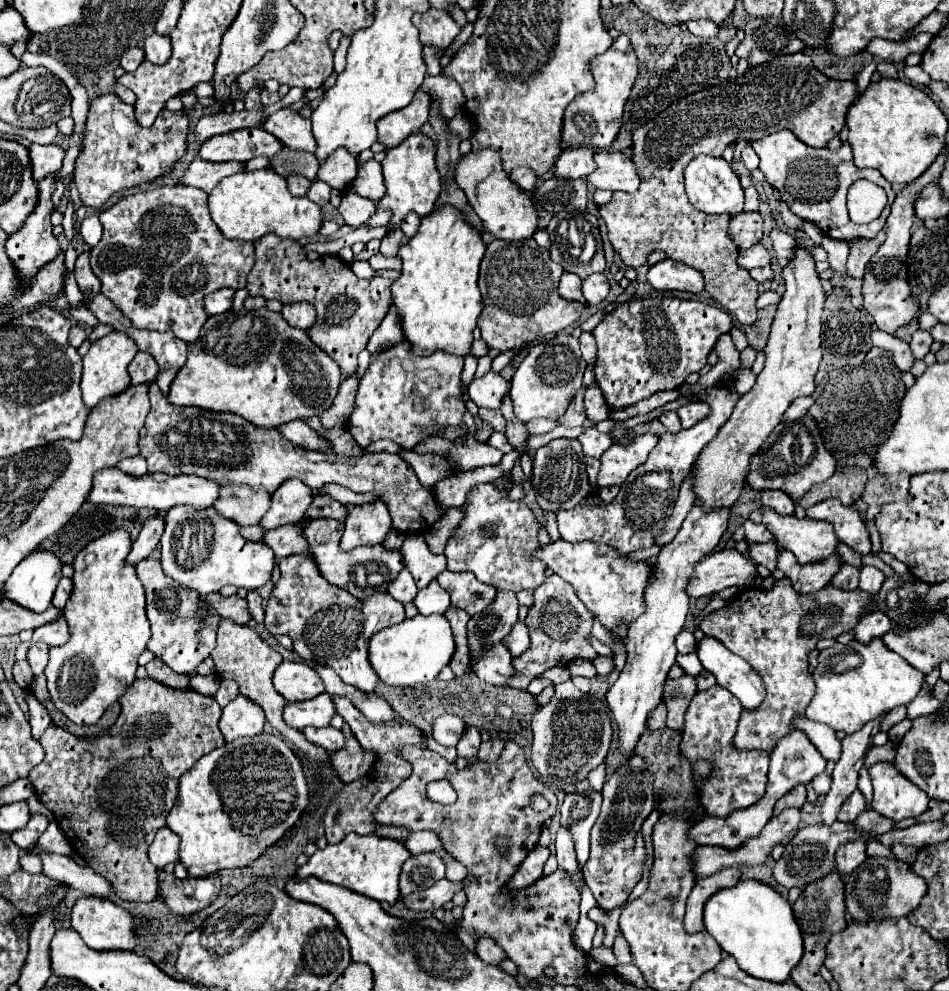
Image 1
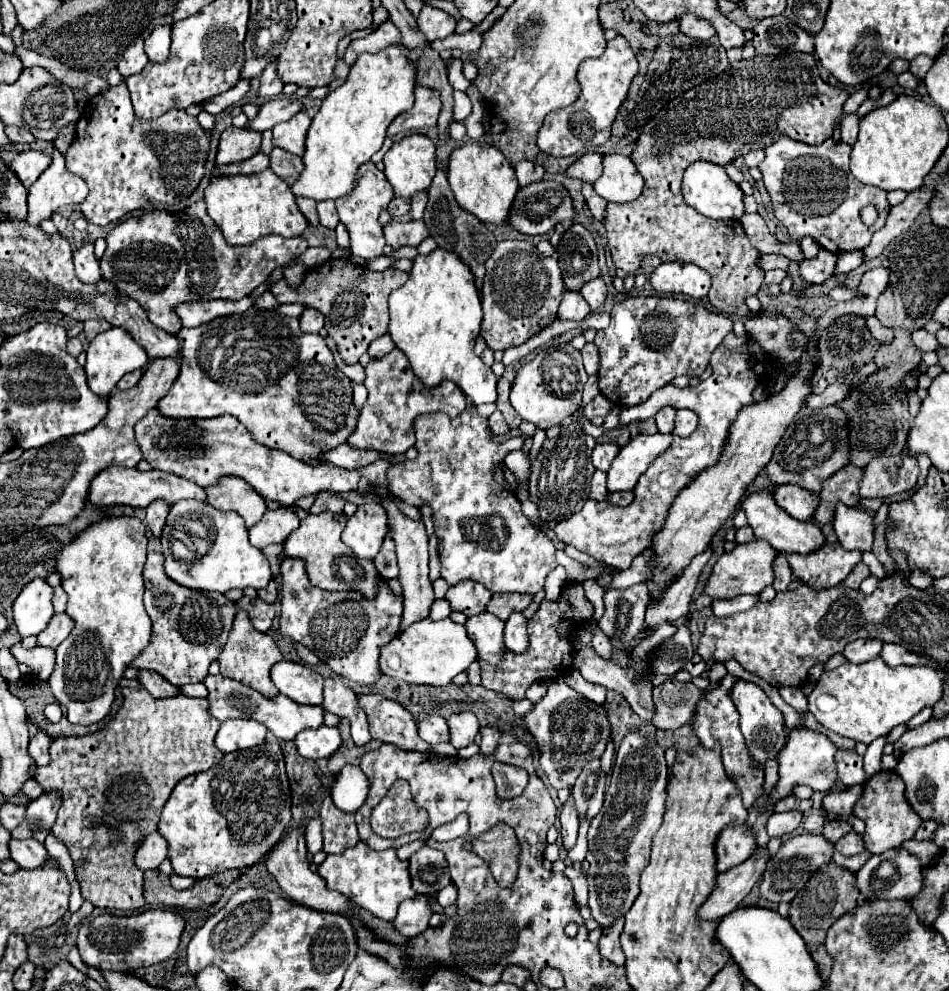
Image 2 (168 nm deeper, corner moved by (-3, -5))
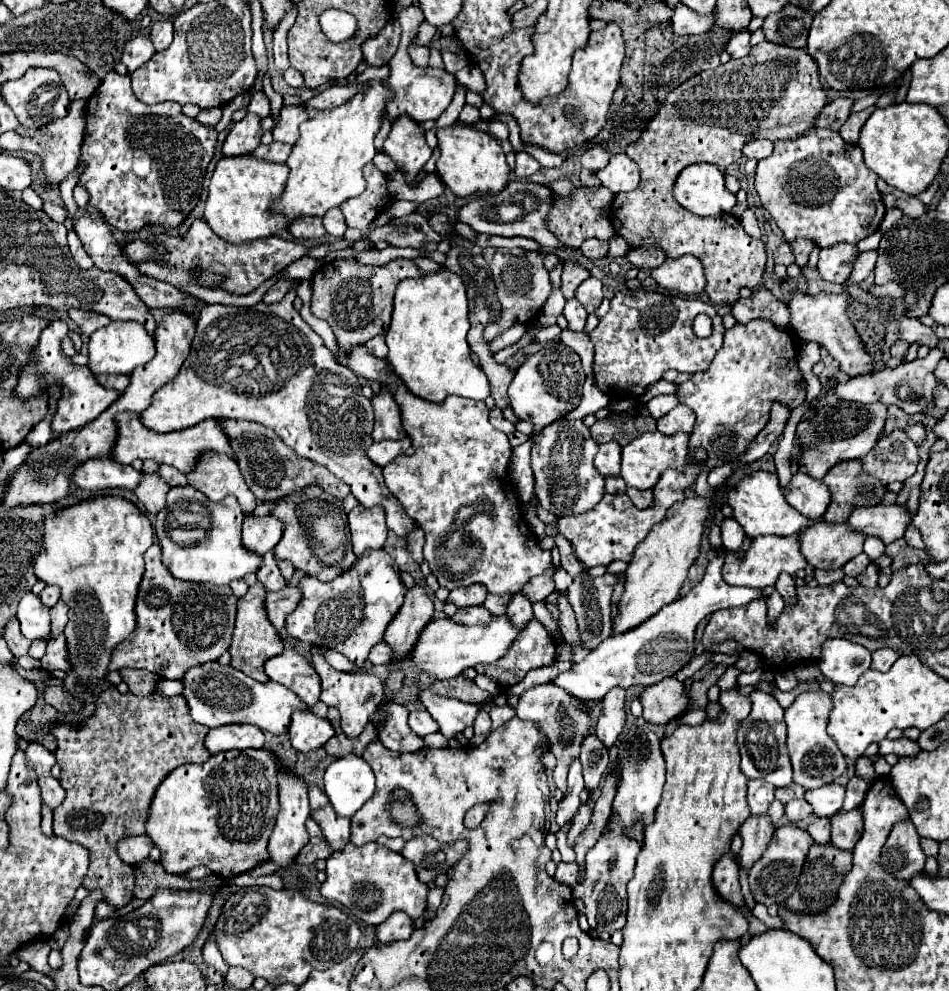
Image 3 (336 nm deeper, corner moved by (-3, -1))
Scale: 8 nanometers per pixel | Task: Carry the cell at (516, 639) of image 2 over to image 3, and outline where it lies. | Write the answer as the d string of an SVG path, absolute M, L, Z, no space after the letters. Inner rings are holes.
M521 593L513 595L509 607L507 607L507 617L511 619L511 623L517 629L523 629L531 619L533 619L533 609L531 609L531 601L525 599Z

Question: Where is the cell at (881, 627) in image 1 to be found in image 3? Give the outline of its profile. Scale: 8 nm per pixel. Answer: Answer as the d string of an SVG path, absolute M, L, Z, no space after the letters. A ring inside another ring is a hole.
M831 639L823 645L819 669L825 679L843 685L855 685L859 675L871 667L871 651L847 639Z

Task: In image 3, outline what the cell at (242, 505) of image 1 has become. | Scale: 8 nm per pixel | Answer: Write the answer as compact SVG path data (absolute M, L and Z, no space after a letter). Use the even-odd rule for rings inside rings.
M205 453L199 459L199 469L195 469L195 473L189 473L187 479L191 487L199 489L215 503L223 501L227 495L237 497L245 515L253 513L257 507L257 499L247 487L237 461L231 461L231 457L223 453Z

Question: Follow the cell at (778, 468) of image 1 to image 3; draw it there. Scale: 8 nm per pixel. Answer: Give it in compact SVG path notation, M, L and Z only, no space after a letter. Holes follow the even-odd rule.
M821 405L813 409L809 419L801 419L797 425L797 445L805 449L797 453L791 463L797 469L805 469L805 473L813 479L823 479L825 473L847 459L863 459L877 443L877 437L885 425L887 407L885 405Z

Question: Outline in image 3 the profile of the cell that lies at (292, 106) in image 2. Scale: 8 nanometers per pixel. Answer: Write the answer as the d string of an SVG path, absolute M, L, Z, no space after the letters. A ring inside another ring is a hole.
M343 85L343 87L327 87L325 91L321 91L319 95L313 95L307 103L303 103L305 109L331 109L335 105L341 105L343 101L347 101L351 97L351 93L355 93L355 89L363 89L363 85Z

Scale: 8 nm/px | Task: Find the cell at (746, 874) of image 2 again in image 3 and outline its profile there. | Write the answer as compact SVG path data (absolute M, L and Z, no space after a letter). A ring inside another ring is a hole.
M767 815L749 817L741 825L739 833L741 833L741 839L743 839L743 849L739 853L739 867L743 871L749 873L751 865L763 857L763 853L769 847L769 841L773 837L773 831L775 829L773 829L773 825L771 825Z

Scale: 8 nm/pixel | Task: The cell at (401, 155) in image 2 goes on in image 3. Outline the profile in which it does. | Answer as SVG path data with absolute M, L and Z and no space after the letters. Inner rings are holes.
M407 117L393 123L383 151L387 151L387 155L395 161L397 169L405 175L409 185L415 185L417 173L425 167L433 153L419 125L415 125L415 121L407 121Z

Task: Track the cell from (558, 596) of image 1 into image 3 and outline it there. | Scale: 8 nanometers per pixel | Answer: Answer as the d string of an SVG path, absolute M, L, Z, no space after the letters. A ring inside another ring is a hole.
M531 619L527 623L527 627L519 631L517 639L511 643L509 651L501 659L497 659L493 663L479 663L475 669L477 669L477 673L483 673L483 675L489 675L491 679L495 679L503 689L509 689L509 687L515 687L517 683L521 683L523 677L531 669L553 665L555 659L557 659L557 643L555 643L555 639L551 637L551 633L545 629L545 625L541 621Z

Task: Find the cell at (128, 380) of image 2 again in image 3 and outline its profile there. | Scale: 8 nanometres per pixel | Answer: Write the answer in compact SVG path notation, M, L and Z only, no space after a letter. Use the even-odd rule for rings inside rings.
M111 375L111 377L97 377L97 381L101 381L103 387L107 389L115 389L119 393L123 393L129 385L129 375Z

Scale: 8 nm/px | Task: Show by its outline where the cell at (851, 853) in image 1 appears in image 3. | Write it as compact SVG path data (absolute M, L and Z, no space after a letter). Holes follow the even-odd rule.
M859 809L853 811L839 811L831 817L831 843L843 851L851 851L859 841L863 831L863 819Z

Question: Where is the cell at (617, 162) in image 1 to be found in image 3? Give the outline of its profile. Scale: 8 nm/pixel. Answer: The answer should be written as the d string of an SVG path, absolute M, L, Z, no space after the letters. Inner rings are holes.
M625 153L611 155L609 165L601 171L597 171L597 177L601 179L603 187L607 187L611 193L623 193L633 191L639 185L639 165L629 159Z

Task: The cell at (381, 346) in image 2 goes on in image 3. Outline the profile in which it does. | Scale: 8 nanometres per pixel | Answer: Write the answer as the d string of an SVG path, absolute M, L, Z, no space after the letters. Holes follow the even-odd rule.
M377 335L377 337L369 339L369 341L365 343L365 347L367 347L367 351L373 353L377 359L385 359L385 357L387 357L387 345L385 345L385 337L383 337L383 335Z

